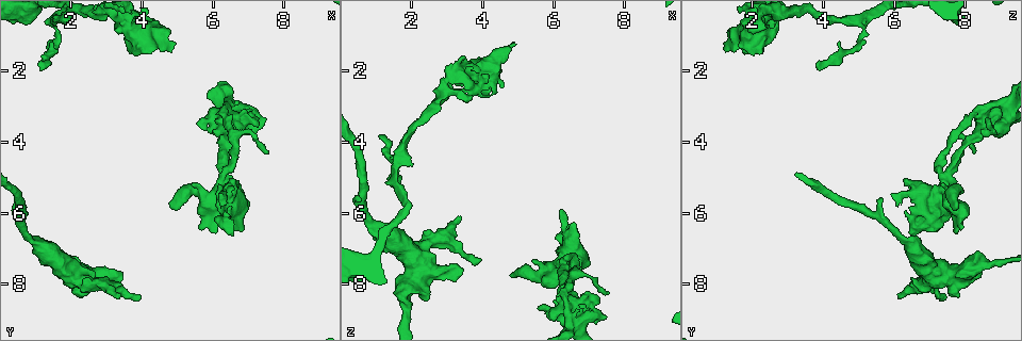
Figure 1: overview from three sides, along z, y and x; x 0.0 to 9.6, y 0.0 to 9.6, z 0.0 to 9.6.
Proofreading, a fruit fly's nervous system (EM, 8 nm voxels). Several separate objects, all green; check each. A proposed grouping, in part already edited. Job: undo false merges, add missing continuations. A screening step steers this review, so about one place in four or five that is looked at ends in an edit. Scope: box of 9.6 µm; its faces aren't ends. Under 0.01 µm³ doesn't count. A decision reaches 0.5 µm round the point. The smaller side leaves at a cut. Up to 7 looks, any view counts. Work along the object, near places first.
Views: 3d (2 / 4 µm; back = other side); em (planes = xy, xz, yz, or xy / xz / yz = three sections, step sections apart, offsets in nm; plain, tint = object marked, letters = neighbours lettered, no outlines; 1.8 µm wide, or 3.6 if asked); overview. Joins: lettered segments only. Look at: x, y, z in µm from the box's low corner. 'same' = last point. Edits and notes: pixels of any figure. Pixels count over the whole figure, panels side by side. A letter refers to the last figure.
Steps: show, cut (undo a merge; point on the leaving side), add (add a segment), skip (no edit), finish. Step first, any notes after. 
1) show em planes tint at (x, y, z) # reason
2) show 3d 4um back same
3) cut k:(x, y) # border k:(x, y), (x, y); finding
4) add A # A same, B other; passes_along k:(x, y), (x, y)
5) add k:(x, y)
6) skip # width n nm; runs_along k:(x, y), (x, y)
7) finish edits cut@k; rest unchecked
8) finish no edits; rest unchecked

show 3d 2um at (6.30, 2.95, 8.50) # an open end

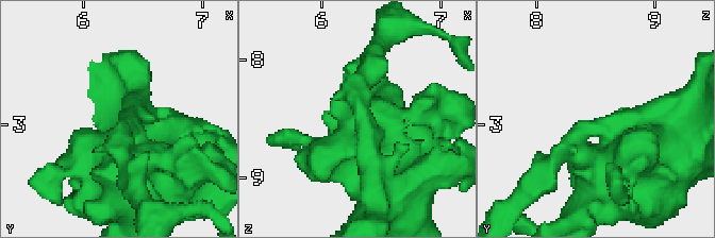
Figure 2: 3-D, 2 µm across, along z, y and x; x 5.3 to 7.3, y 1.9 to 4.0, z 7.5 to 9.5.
show em planes letters at (6.32, 2.96, 8.42) # shape alone is not enough

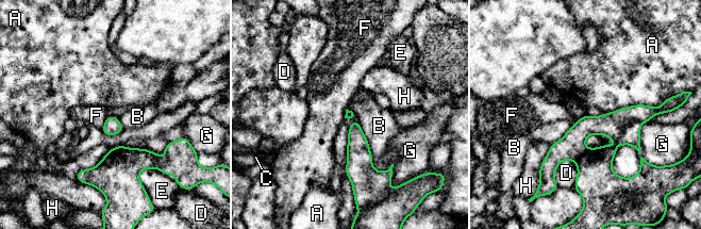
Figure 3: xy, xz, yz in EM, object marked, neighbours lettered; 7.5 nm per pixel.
cut 3:(571, 146) # A other, B other, C other, D other, E other, F other, G other, H other; part_leaving 3:(652, 111), (587, 125), (546, 163); a second neuron is stuck on

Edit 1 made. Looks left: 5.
show em 3.6um planes letters at (2.45, 7.65, 8.40) # stops while still wide

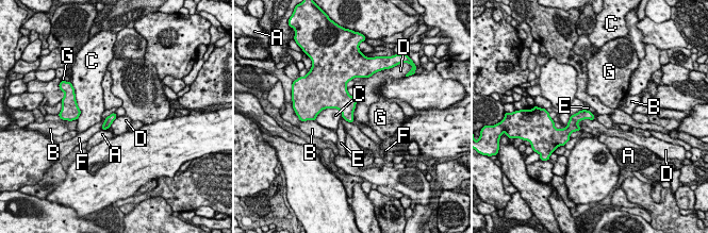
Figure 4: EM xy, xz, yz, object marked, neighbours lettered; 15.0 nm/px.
skip # longest_contact C 400 nm; A other, B other, C other, D other, E other, F other, G other; runs_along 4:(590, 115), (580, 115), (565, 134); no lettered segment goes on from it

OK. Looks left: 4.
show 3d 4um at (3.45, 8.25, 6.10) # free end

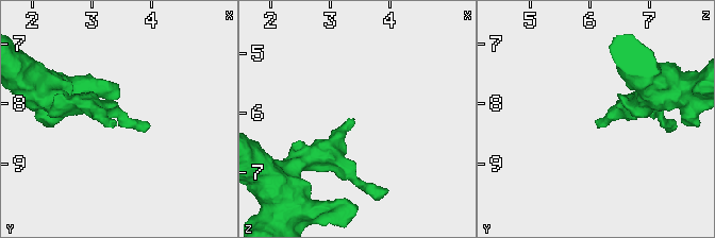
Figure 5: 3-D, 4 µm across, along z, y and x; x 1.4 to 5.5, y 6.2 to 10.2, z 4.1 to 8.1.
show em planes letters at (3.35, 8.30, 6.10) # shape alone is not enough

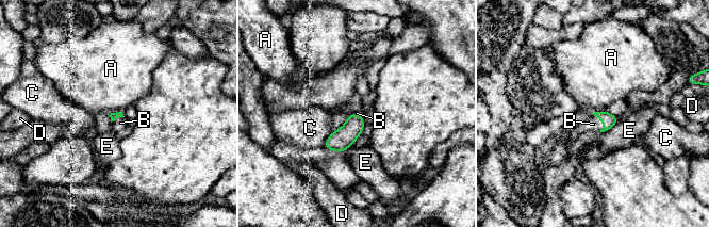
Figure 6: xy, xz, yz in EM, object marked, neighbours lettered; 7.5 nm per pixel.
add B # longest_contact E 150 nm; A other, B same, C other, D other, E other; it goes on there

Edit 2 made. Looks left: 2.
finish edits cut@3, add@6; rest unchecked

